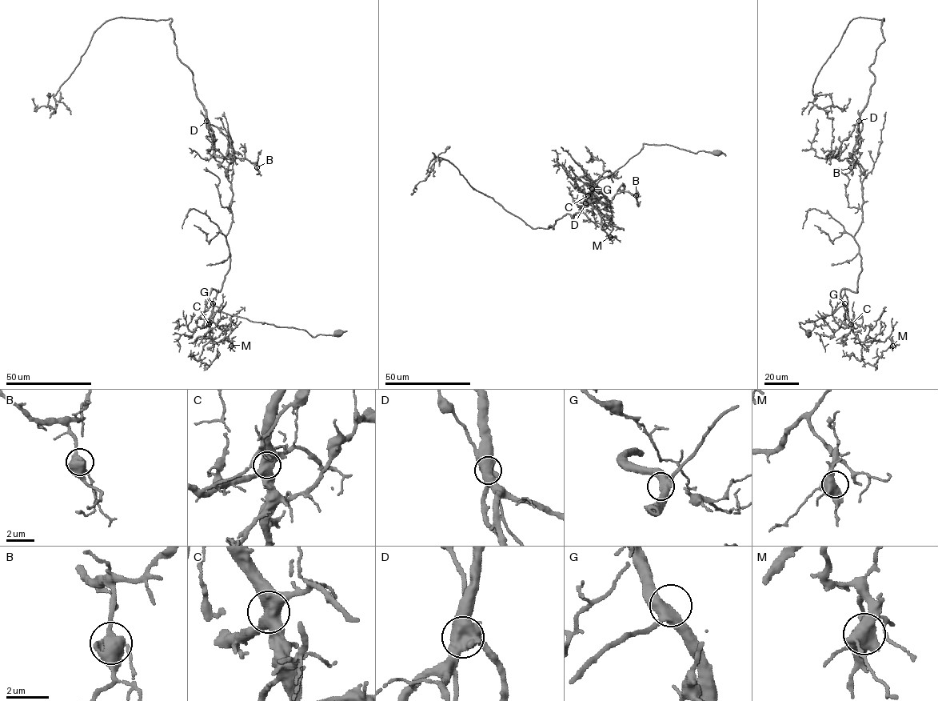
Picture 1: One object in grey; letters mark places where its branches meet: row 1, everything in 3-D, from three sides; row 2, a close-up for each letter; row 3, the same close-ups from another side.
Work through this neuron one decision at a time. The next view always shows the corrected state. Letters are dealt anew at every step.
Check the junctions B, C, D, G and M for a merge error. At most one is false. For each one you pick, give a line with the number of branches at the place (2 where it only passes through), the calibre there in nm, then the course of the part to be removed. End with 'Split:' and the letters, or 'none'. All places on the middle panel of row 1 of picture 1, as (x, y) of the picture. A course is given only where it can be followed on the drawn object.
D: branches 3; calibre 650 nm; course (585, 203), (572, 219), (566, 214), (556, 220), (552, 229), (532, 228), (439, 157), (410, 194)
Split: D

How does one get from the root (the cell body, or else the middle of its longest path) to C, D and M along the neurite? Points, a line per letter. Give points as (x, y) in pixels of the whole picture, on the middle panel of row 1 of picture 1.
C: (716, 153), (703, 150), (694, 153), (667, 144), (644, 143), (639, 152), (601, 178), (588, 195)
D: (716, 153), (644, 143), (593, 188), (588, 185), (597, 202), (611, 206), (593, 197), (585, 203)
M: (716, 153), (644, 143), (639, 152), (588, 193), (601, 228), (610, 237)

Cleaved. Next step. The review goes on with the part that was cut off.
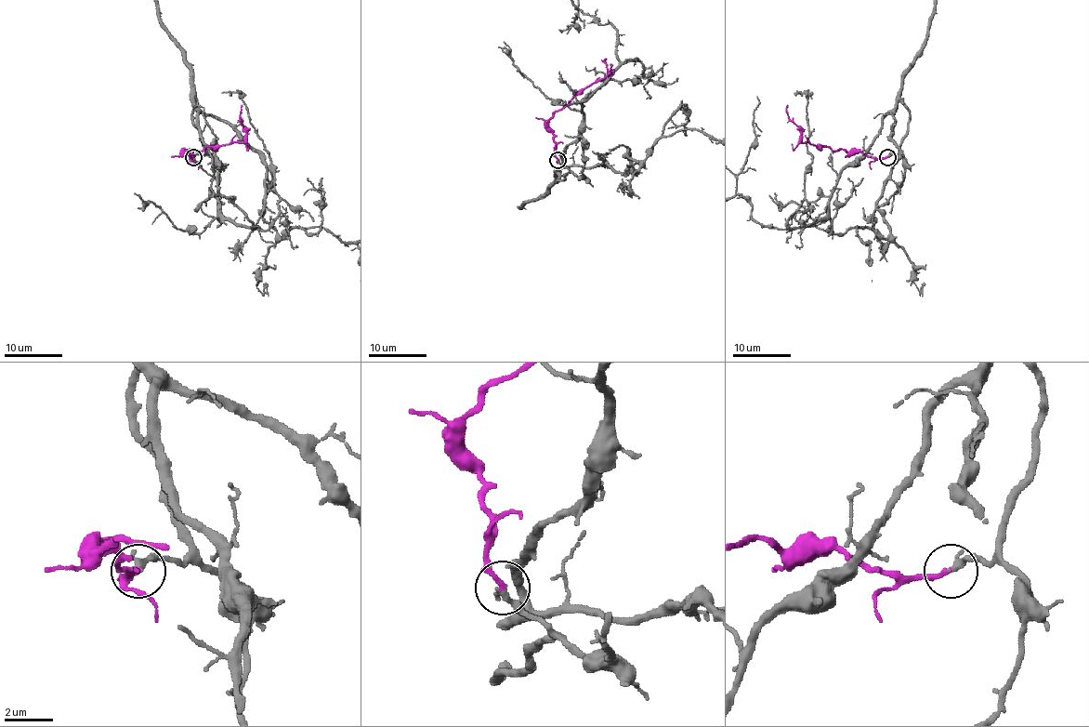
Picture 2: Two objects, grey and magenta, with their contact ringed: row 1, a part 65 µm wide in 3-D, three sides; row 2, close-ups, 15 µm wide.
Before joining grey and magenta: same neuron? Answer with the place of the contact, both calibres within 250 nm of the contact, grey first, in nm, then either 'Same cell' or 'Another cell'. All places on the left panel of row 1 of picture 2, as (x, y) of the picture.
Place: (193, 157). Thickness 280 nm (grey) against 240 nm. Same cell

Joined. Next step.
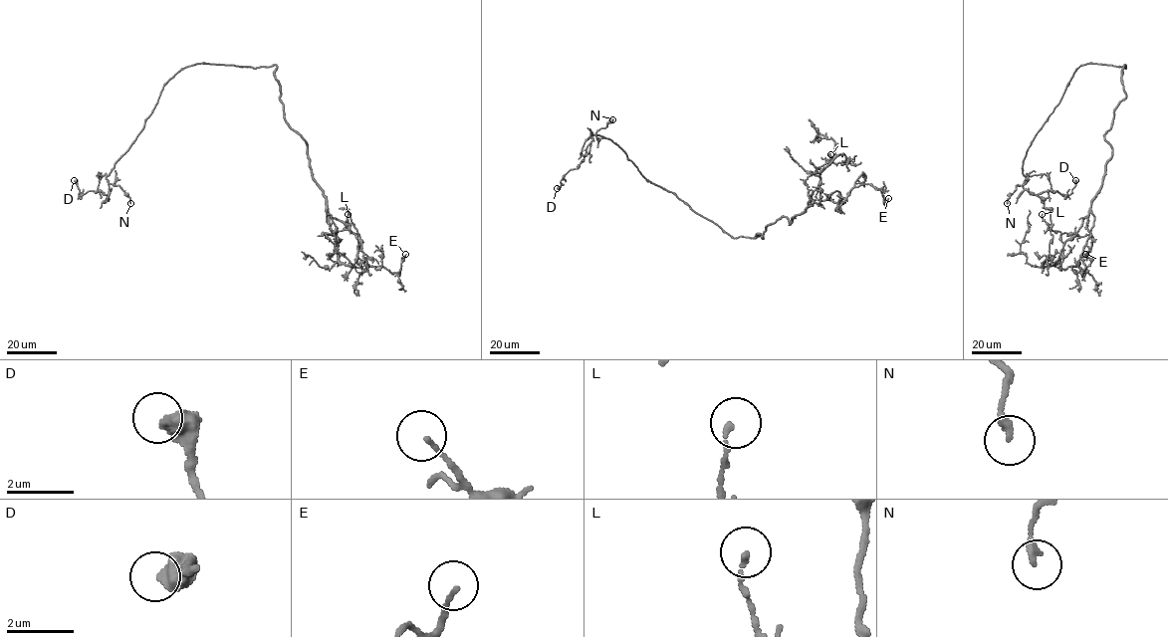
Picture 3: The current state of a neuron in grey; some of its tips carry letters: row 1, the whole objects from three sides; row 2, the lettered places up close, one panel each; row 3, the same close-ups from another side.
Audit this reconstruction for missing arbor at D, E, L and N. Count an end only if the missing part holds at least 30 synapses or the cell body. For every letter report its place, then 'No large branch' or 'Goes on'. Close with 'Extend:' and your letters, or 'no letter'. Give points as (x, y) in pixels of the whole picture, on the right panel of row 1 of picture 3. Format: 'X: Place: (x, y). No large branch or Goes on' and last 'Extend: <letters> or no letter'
D: Place: (1075, 180). No large branch
E: Place: (1085, 254). No large branch
L: Place: (1042, 214). No large branch
N: Place: (1007, 203). No large branch
Extend: no letter

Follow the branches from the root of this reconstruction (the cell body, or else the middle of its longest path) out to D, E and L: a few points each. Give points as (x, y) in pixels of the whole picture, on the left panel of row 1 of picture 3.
D: (274, 65), (196, 63), (182, 68), (163, 87), (142, 129), (106, 177), (109, 192), (79, 196), (74, 180)
E: (274, 65), (285, 120), (307, 145), (328, 213), (355, 235), (356, 262), (398, 273), (405, 254)
L: (274, 65), (284, 117), (305, 141), (312, 178), (326, 198), (333, 234), (323, 234), (348, 230), (348, 214)

